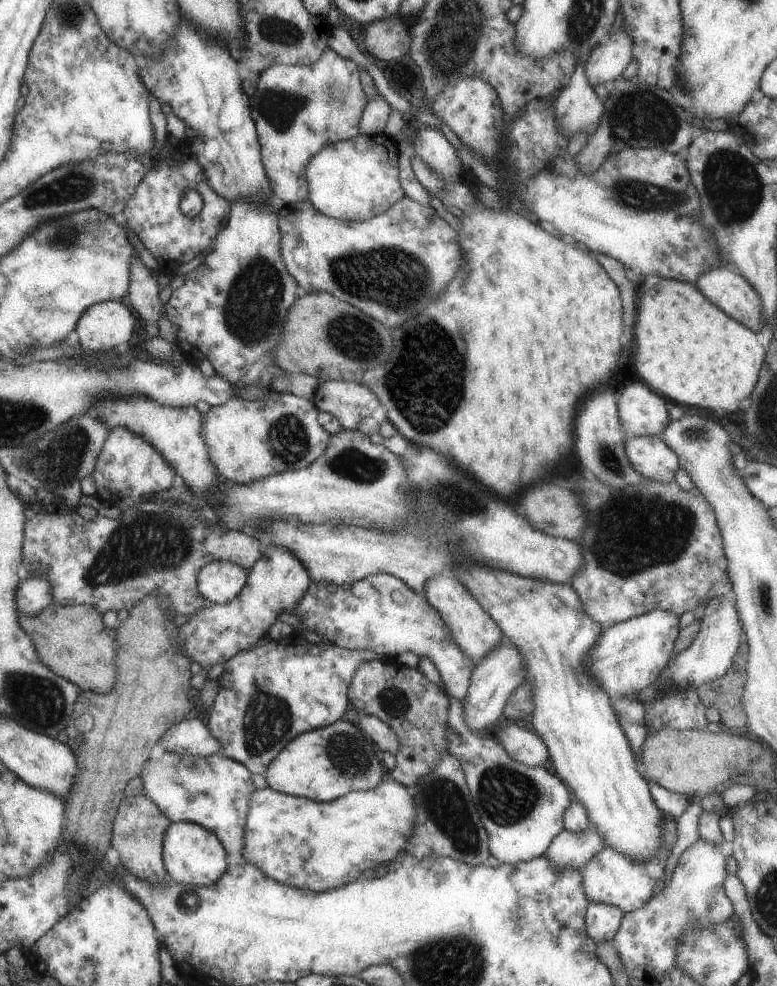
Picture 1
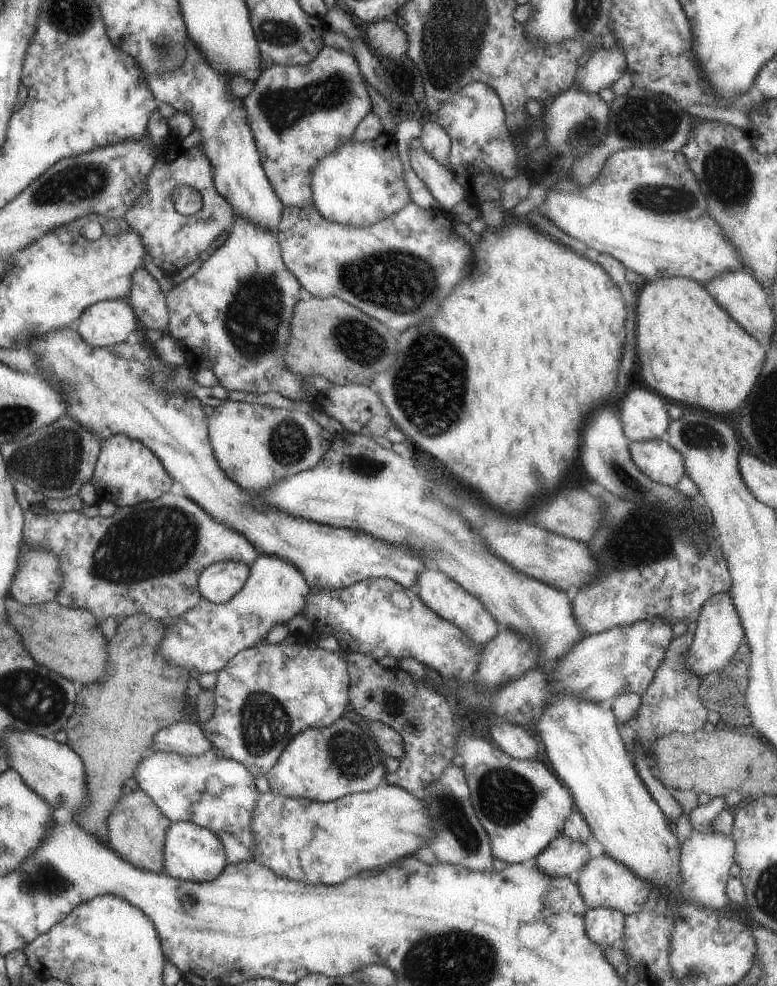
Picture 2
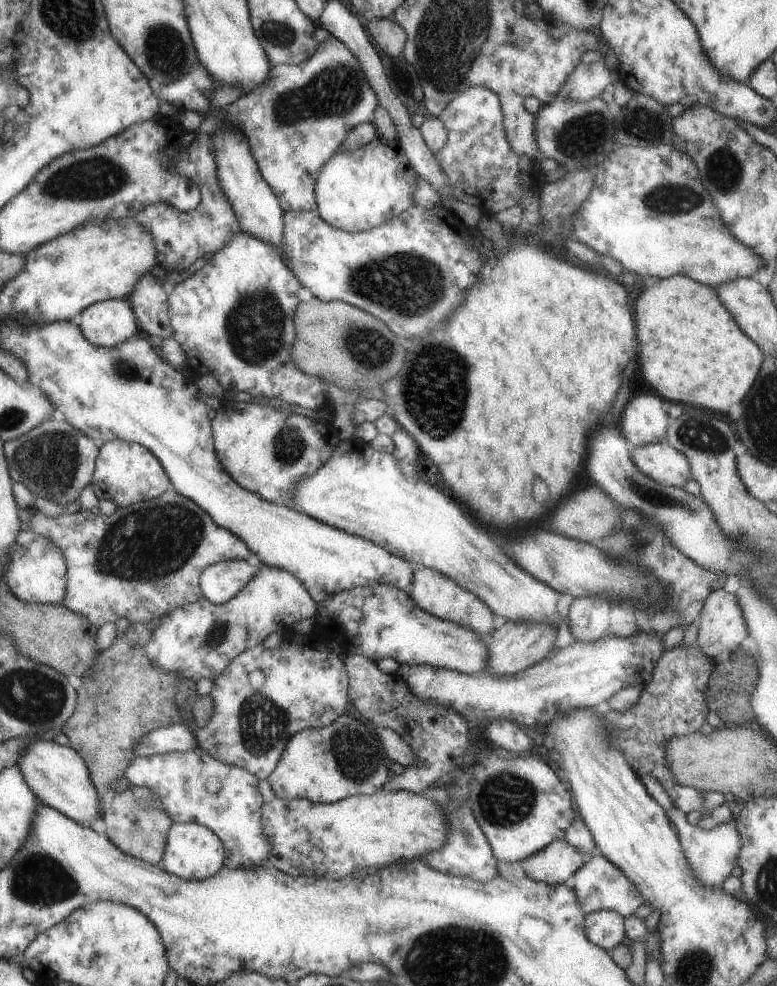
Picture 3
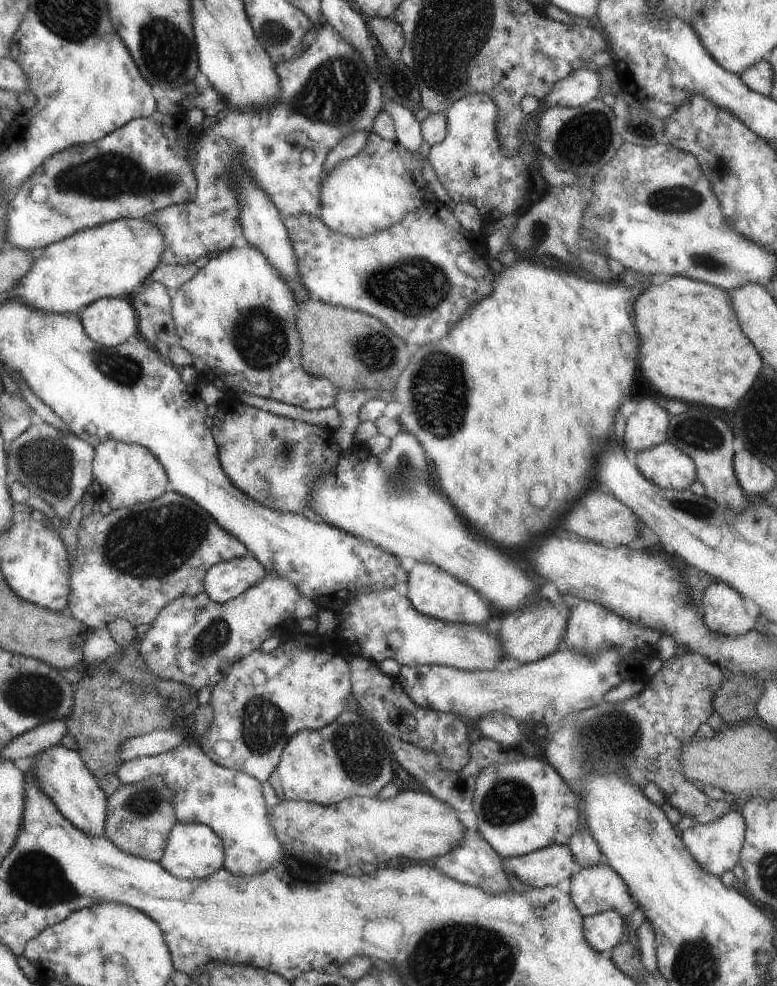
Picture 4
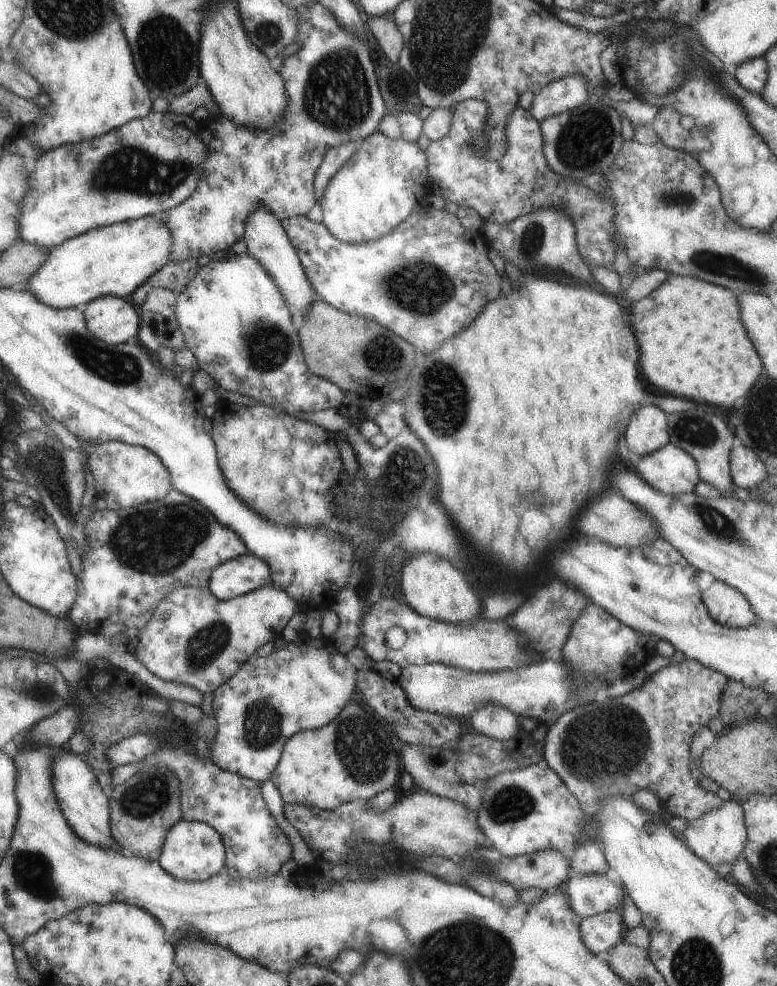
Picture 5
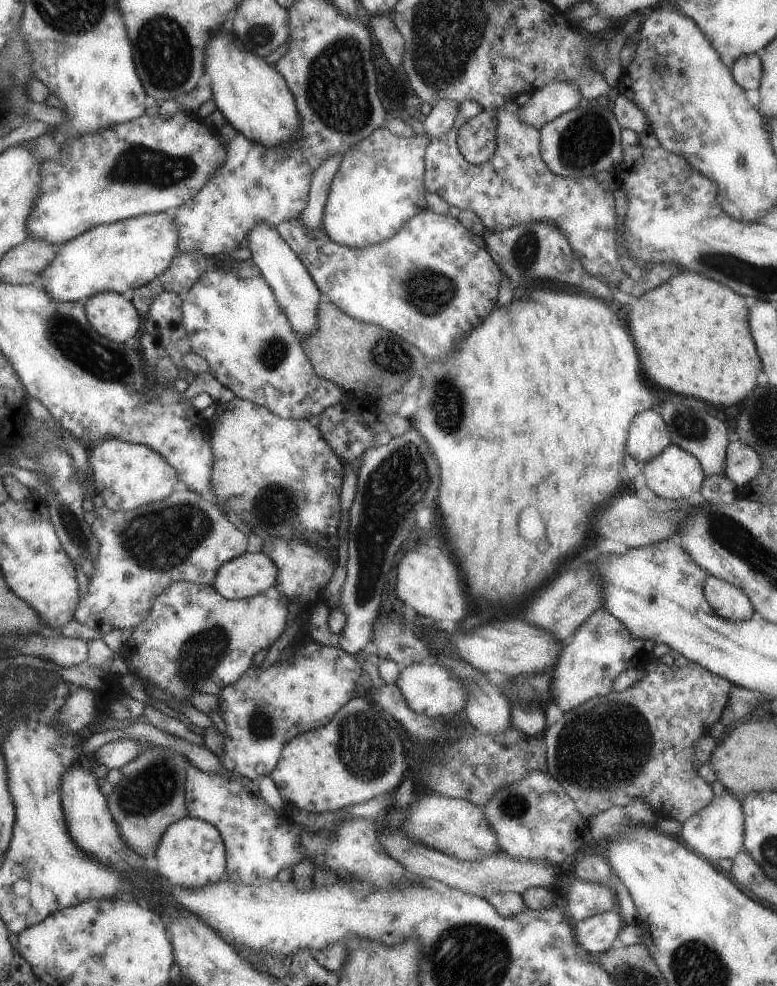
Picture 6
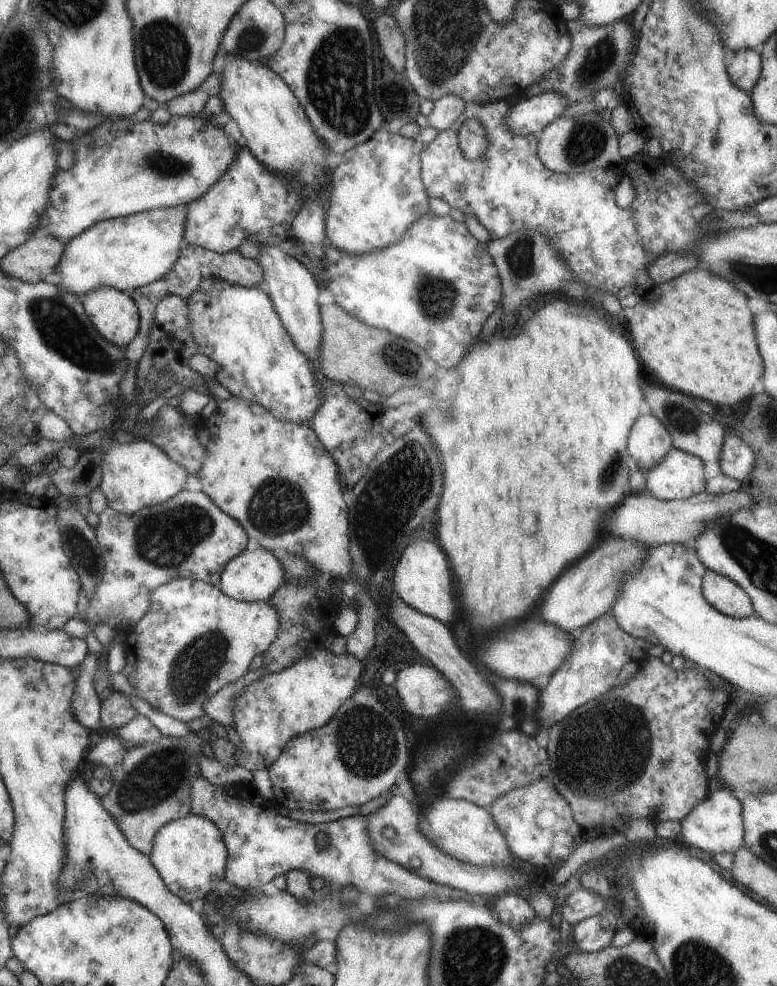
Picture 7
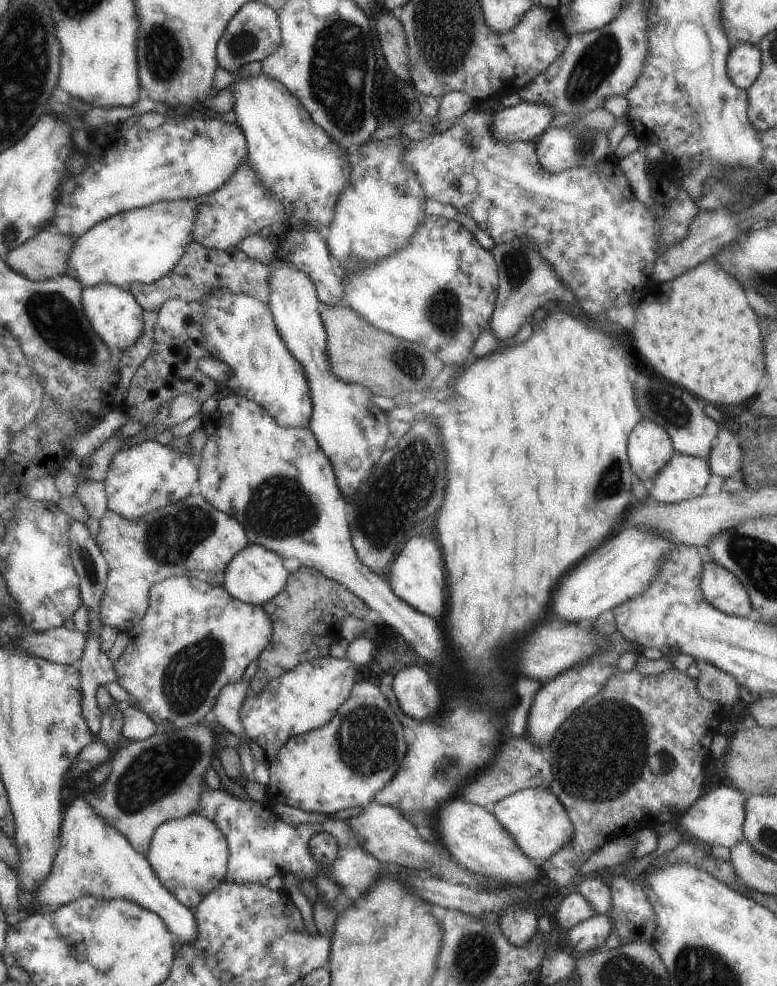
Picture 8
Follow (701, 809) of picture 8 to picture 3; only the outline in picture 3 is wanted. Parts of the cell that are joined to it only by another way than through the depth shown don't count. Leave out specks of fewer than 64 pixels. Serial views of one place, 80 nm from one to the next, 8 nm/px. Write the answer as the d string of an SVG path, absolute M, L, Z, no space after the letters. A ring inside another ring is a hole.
M670 807L665 812L668 821L677 830L676 835L680 842L681 850L696 881L705 888L719 889L722 880L729 875L729 872L736 865L738 850L741 846L734 819L731 818L726 823L721 823L713 828L703 830L696 824L688 823L685 820L684 814L675 807Z

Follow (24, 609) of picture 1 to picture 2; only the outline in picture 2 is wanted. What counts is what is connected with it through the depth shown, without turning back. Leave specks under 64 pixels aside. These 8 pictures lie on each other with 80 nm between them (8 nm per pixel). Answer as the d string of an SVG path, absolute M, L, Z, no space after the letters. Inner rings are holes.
M21 543L9 597L19 606L35 606L54 601L59 586L61 572L57 558L49 552L33 550Z

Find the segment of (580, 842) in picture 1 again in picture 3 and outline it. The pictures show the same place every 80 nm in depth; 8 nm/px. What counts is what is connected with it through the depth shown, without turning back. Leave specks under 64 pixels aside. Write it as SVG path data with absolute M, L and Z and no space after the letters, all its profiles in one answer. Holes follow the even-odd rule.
M557 839L517 862L533 880L554 885L563 883L568 876L574 874L585 859L582 852L569 846L563 839Z

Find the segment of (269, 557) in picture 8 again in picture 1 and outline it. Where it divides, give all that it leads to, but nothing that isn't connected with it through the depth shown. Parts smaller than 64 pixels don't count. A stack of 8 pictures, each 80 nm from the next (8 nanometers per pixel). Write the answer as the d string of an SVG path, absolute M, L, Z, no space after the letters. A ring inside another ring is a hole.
M213 560L197 572L196 590L208 604L225 604L242 591L247 574L231 562Z

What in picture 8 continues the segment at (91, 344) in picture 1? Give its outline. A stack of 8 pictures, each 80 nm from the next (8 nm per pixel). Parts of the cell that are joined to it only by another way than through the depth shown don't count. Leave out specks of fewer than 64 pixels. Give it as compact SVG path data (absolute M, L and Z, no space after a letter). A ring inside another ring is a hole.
M95 283L93 286L83 287L80 294L80 305L89 326L108 349L125 350L141 336L142 308L129 291L109 283Z

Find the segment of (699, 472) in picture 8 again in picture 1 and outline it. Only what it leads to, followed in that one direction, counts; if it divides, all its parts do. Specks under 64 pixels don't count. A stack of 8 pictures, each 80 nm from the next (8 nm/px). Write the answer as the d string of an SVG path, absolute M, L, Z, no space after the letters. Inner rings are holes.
M627 436L623 450L632 470L658 482L673 481L680 468L677 456L654 436Z

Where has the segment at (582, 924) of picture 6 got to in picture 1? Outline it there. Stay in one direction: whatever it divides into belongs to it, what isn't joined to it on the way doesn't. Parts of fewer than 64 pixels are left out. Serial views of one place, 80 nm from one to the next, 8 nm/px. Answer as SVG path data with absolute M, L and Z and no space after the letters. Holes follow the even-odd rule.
M589 903L585 910L585 935L593 942L611 941L624 913L604 903Z

